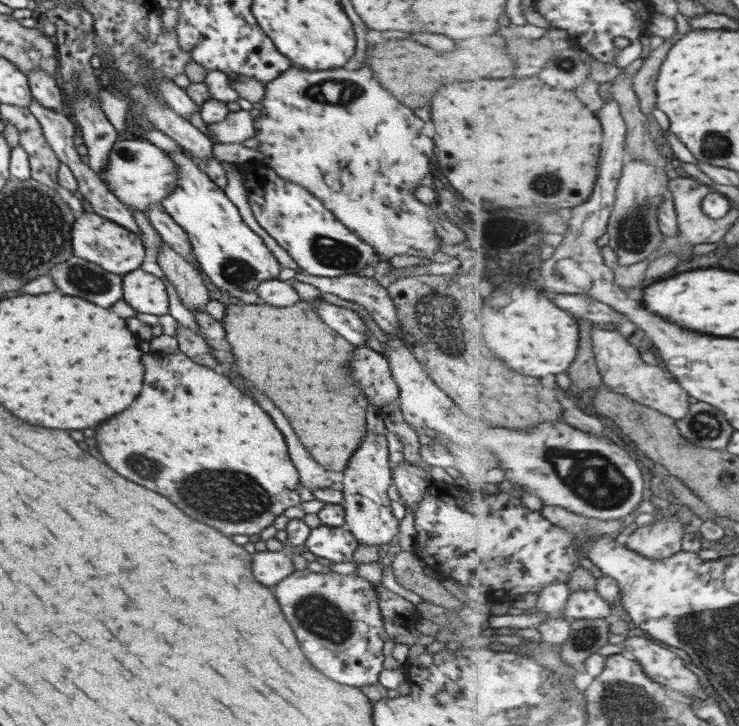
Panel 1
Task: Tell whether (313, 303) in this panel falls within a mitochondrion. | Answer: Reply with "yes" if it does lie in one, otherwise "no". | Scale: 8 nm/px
no

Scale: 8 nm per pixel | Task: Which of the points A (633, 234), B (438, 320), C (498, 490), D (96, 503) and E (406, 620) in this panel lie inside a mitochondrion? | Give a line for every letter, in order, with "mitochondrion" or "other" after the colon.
A: mitochondrion
B: mitochondrion
C: other
D: other
E: other

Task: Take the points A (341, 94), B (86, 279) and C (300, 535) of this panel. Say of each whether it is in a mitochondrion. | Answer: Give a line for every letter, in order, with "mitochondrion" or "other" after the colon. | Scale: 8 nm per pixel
A: mitochondrion
B: mitochondrion
C: other

